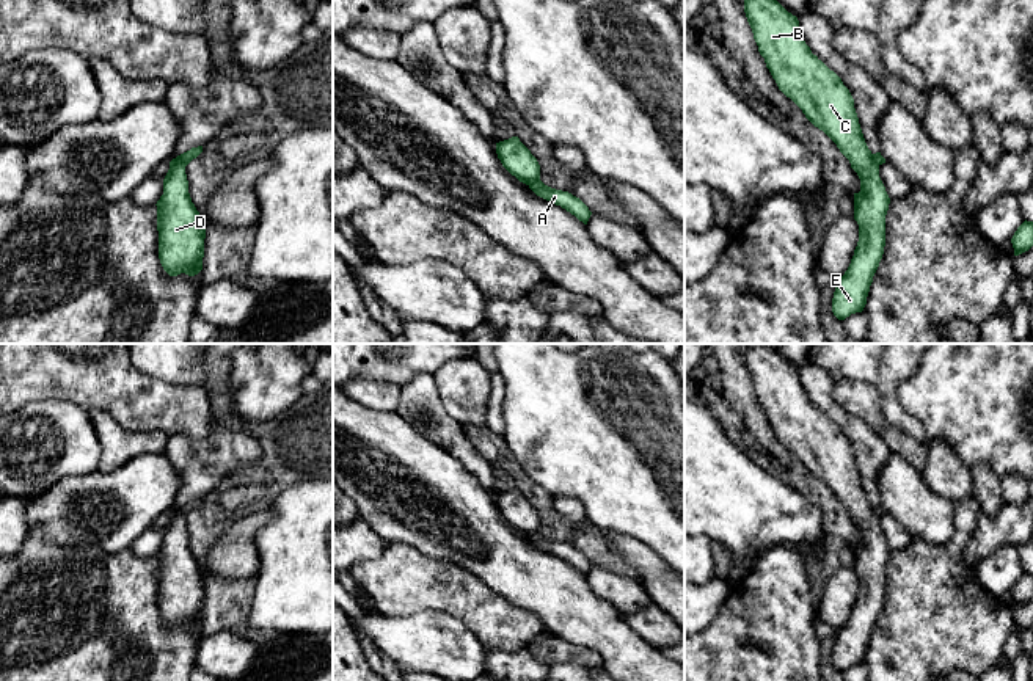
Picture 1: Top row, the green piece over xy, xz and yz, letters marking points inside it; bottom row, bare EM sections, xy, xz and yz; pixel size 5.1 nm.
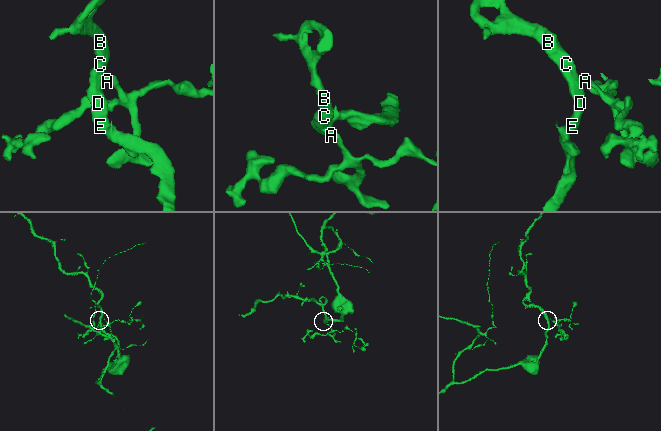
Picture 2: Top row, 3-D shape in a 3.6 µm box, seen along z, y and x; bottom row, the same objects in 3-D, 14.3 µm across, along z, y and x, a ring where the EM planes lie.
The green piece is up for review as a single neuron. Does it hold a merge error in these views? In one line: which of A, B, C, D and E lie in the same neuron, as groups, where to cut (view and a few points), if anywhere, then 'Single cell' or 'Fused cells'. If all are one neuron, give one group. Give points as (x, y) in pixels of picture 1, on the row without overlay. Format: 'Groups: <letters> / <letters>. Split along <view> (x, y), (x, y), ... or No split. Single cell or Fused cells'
Groups: A / B C D E. Split along xy (178, 507), (186, 517). Fused cells

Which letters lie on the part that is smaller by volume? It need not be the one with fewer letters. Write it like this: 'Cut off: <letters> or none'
Cut off: A

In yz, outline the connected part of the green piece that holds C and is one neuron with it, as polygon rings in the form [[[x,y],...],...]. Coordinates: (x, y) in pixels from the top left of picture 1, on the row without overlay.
[[[760,345],[744,350],[744,364],[779,441],[837,496],[860,530],[860,543],[854,544],[859,593],[848,621],[835,632],[832,650],[834,667],[845,672],[862,664],[867,656],[873,628],[884,606],[890,549],[865,494],[849,441],[812,405],[798,369],[777,351]]]

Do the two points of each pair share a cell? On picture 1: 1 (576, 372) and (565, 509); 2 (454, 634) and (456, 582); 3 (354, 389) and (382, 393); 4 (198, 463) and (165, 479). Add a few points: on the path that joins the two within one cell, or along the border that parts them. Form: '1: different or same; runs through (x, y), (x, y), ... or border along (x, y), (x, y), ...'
1: different; border along (554, 496), (576, 498), (584, 509), (586, 520)
2: different; border along (418, 611), (440, 611), (452, 615), (481, 644)
3: same; runs through (360, 389), (375, 393)
4: different; border along (164, 454), (179, 480), (179, 506)

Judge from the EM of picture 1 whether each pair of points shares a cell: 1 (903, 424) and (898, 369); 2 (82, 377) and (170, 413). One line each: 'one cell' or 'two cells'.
1: one cell
2: one cell

